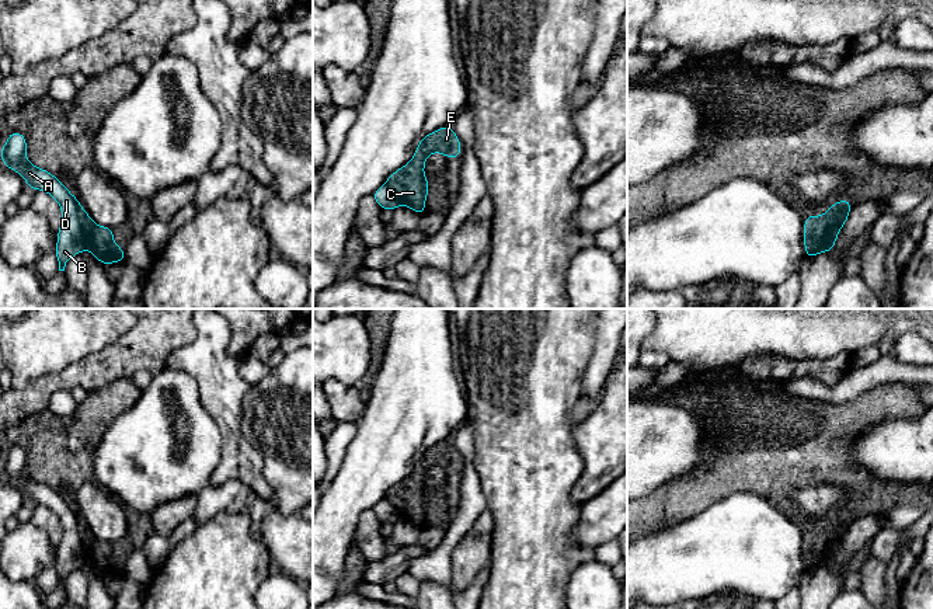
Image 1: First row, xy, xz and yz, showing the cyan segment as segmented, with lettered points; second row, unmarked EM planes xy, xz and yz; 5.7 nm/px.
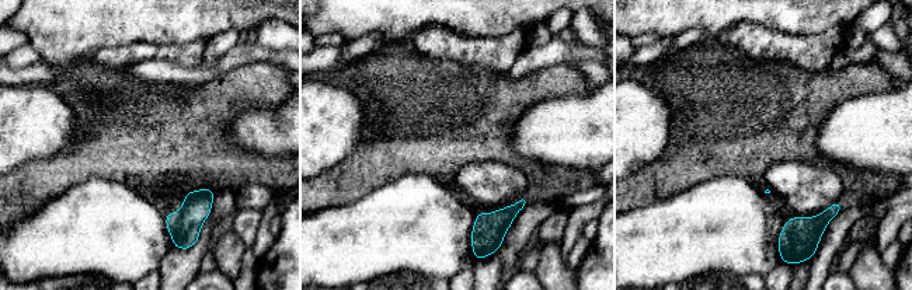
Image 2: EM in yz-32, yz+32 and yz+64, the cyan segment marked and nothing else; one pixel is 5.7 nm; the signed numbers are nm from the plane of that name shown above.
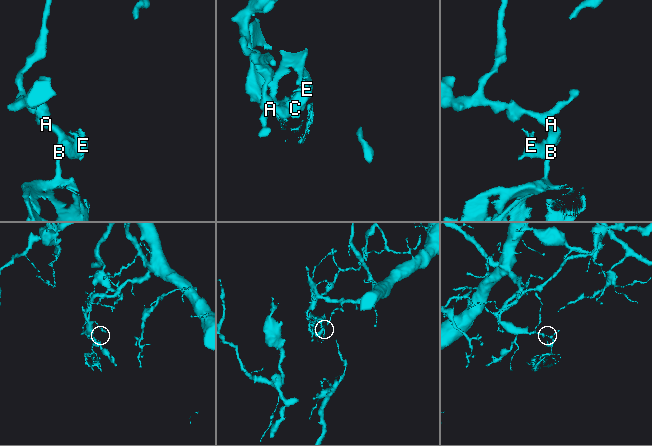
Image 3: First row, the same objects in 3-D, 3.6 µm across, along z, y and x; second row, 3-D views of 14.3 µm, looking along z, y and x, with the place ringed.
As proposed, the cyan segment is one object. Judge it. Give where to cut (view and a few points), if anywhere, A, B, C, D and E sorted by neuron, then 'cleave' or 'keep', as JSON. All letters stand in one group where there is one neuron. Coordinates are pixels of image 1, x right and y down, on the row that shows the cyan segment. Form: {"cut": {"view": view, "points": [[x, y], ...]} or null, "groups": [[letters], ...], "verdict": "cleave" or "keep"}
{"cut": {"view": "yz", "points": [[828, 209], [829, 219], [820, 250]]}, "groups": [["A", "B", "D"], ["C", "E"]], "verdict": "cleave"}

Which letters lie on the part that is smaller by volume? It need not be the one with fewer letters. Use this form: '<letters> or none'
C, E

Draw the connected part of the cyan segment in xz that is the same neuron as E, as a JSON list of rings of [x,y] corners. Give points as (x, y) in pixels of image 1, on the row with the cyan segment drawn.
[[[446,125],[429,135],[425,135],[414,157],[408,164],[394,171],[386,184],[398,194],[400,203],[408,206],[418,215],[425,213],[425,199],[429,192],[429,182],[424,175],[425,160],[431,153],[442,153],[453,160],[460,157],[460,140],[452,125]]]

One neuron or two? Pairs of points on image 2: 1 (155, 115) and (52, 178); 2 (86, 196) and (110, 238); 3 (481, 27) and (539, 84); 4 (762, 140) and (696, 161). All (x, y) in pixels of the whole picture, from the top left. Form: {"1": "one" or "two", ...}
{"1": "one", "2": "one", "3": "two", "4": "one"}

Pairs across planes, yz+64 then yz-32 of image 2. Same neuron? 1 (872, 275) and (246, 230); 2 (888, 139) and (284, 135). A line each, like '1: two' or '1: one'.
1: two
2: one

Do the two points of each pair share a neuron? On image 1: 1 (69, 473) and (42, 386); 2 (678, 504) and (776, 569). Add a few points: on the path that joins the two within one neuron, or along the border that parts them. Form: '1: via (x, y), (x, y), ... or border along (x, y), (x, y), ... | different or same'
1: border along (48, 406), (30, 413), (18, 423) | different
2: border along (723, 497), (688, 518), (664, 528) | different

